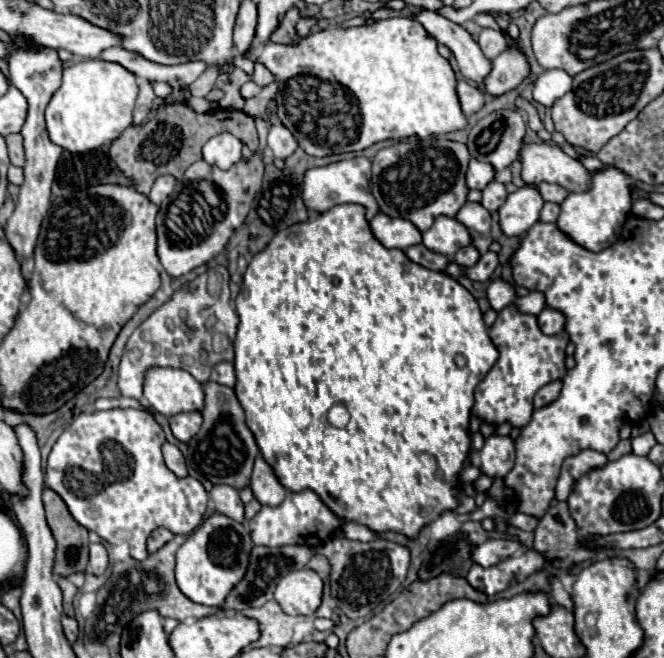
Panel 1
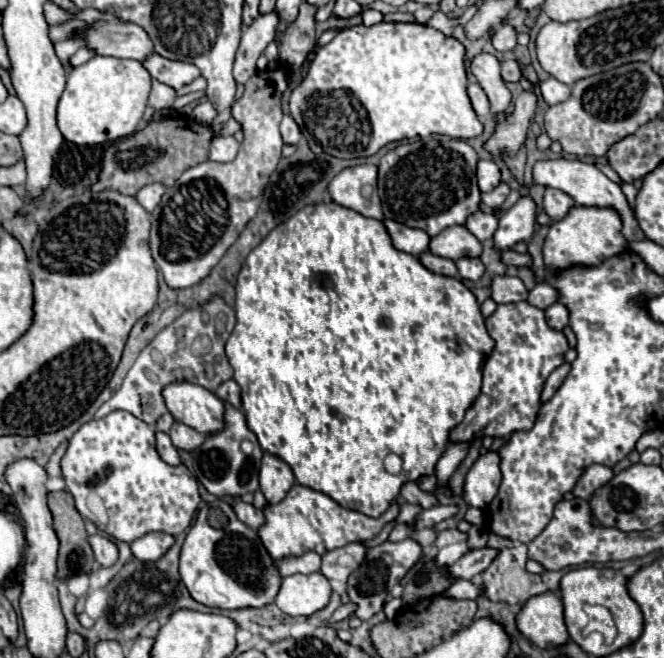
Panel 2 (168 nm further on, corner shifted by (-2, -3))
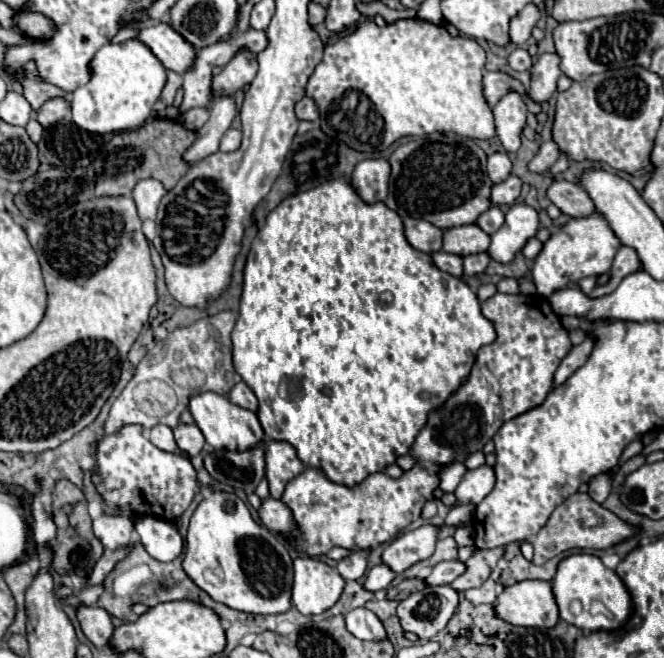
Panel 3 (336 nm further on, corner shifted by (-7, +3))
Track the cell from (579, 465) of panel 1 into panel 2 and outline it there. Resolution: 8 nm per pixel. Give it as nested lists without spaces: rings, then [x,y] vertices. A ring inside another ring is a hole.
[[[590,465],[578,477],[578,483],[576,483],[572,493],[578,499],[590,499],[594,489],[606,485],[612,477],[614,477],[614,473],[612,473],[610,467],[606,467],[606,465]]]

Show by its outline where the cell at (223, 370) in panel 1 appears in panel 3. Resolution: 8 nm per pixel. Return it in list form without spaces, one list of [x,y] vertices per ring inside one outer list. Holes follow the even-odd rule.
[[[243,381],[237,383],[237,385],[231,389],[229,399],[231,399],[235,405],[239,405],[239,407],[243,407],[243,409],[249,409],[249,411],[257,411],[257,407],[259,407],[255,393],[253,393]]]

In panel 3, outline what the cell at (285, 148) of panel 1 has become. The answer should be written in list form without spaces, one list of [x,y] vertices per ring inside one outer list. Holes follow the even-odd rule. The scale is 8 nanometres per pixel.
[[[303,97],[295,105],[295,113],[299,119],[305,119],[305,121],[317,121],[319,119],[319,109],[317,109],[315,101],[311,101],[311,97]]]

